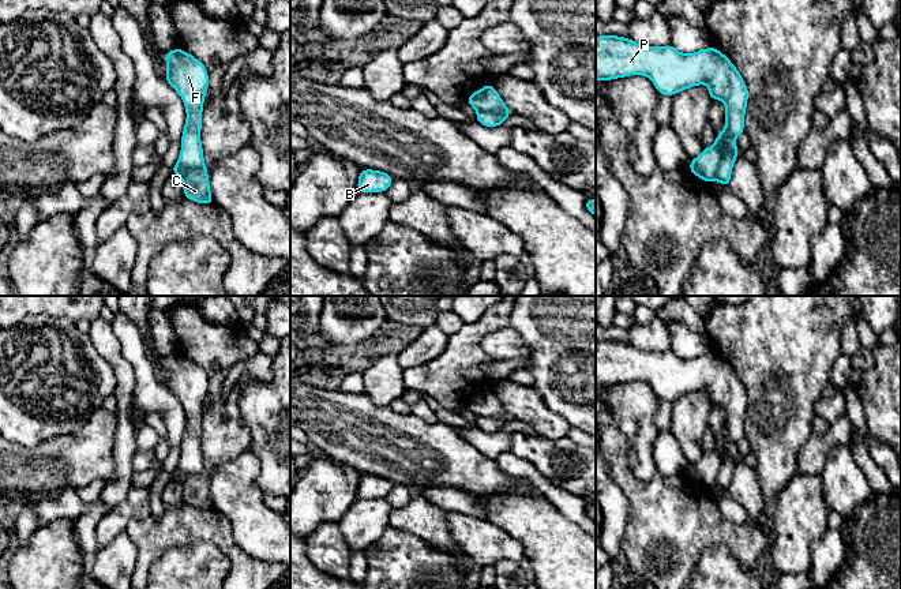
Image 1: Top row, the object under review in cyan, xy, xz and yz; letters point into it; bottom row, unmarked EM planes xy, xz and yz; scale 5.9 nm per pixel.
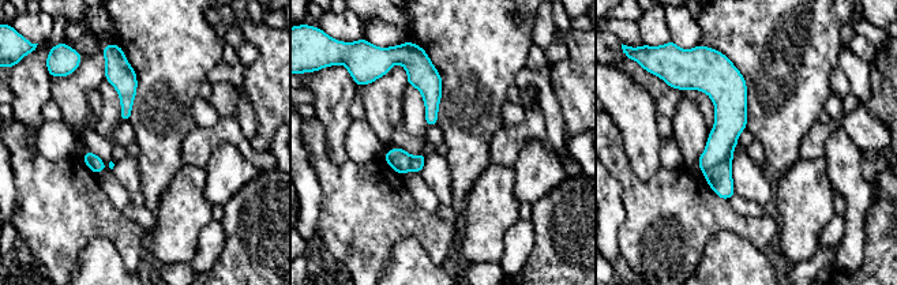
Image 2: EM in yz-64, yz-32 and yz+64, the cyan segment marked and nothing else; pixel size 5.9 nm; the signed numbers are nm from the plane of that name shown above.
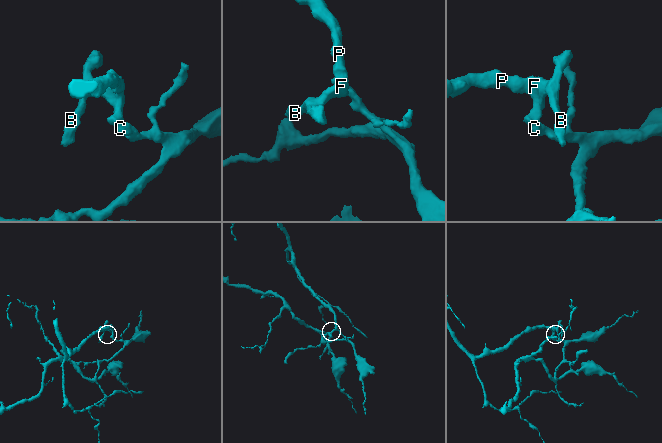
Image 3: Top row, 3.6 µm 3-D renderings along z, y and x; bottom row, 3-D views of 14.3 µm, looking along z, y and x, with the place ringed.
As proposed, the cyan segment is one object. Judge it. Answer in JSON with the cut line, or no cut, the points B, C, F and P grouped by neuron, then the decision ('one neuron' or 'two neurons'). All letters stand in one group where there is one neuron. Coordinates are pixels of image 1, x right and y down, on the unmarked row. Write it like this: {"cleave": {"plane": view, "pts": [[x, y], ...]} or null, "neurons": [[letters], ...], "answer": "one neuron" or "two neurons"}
{"cleave": {"plane": "yz", "pts": [[734, 443], [728, 447], [713, 484]]}, "neurons": [["B", "F", "P"], ["C"]], "answer": "two neurons"}

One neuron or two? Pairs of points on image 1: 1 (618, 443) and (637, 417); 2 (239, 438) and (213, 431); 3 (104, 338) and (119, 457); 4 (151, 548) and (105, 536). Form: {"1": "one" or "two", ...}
{"1": "two", "2": "one", "3": "one", "4": "one"}

